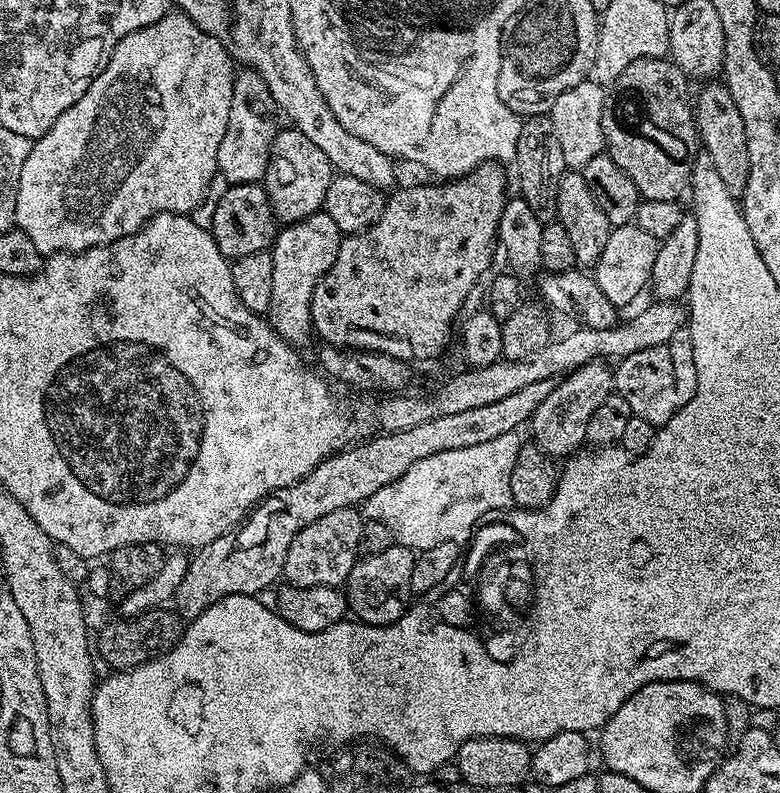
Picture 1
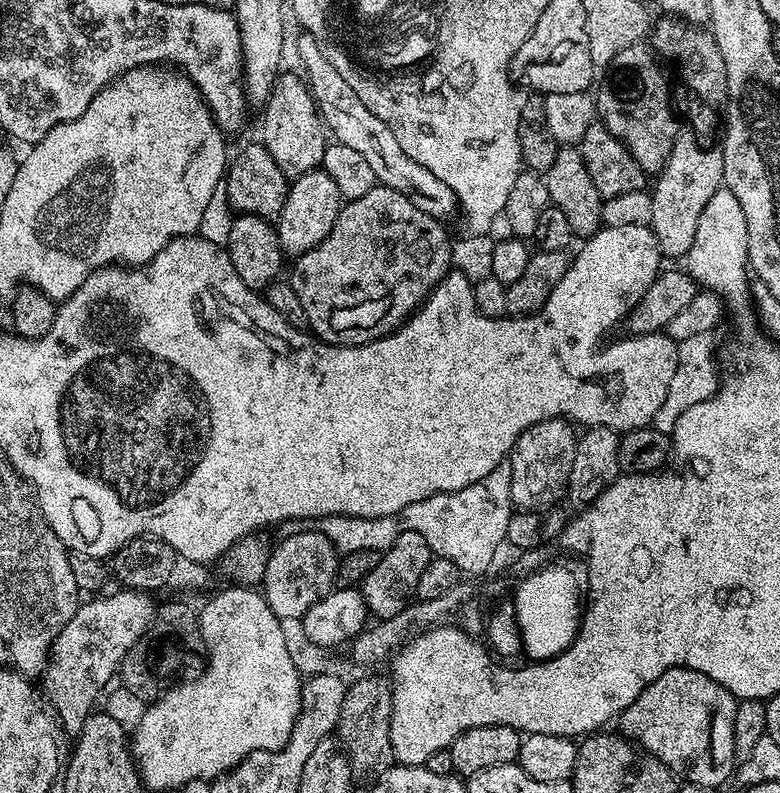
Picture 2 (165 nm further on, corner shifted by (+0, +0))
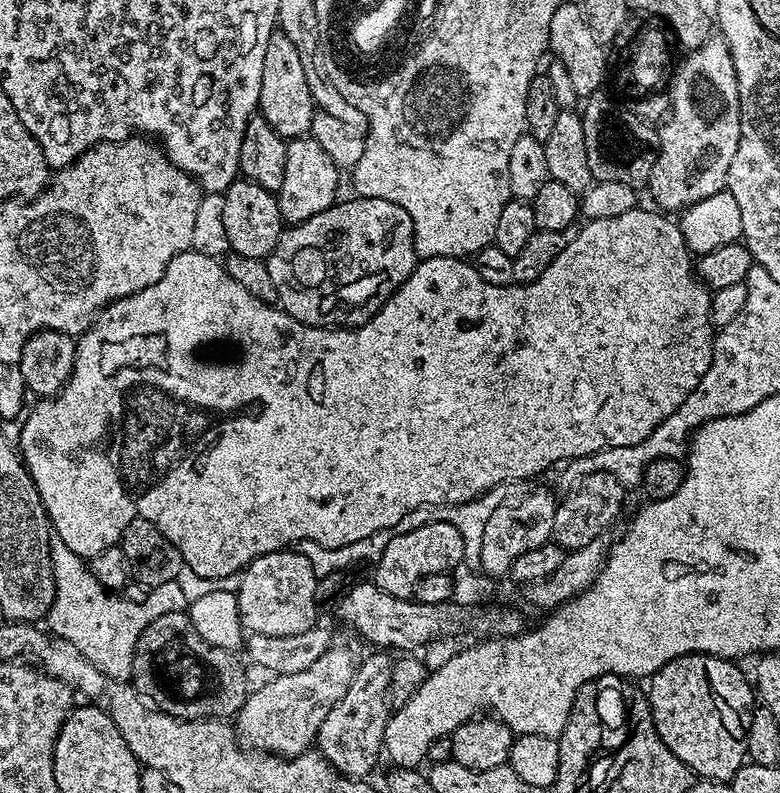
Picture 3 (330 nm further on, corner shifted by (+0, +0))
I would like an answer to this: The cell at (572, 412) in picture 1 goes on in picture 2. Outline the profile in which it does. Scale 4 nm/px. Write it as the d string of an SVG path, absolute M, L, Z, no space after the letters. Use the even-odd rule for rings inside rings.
M563 418L532 424L521 434L507 461L508 494L517 509L548 510L559 496L565 495L577 439L577 429Z

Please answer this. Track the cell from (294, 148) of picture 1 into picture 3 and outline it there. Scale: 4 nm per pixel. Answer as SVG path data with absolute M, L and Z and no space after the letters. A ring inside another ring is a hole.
M273 32L266 46L266 59L262 65L259 115L264 116L270 126L274 126L279 136L289 141L307 137L311 133L312 120L317 111L310 94L310 86L306 82L306 70L302 70L302 58L298 58L298 49L294 42L290 42L290 38L286 38L284 32Z

